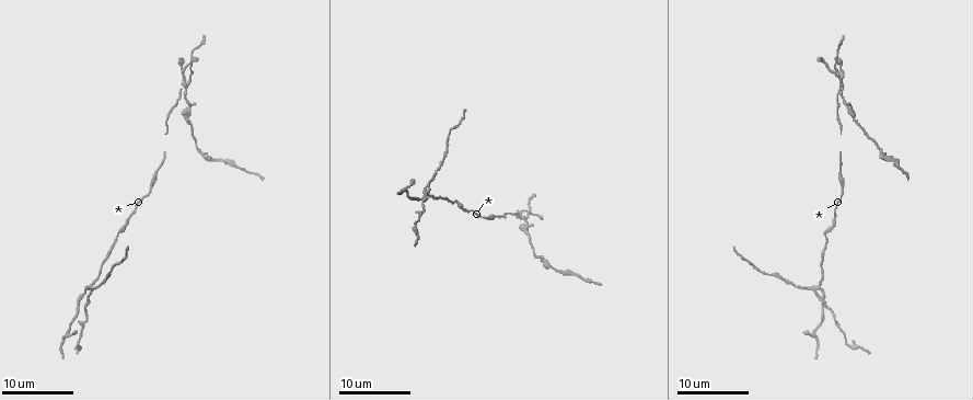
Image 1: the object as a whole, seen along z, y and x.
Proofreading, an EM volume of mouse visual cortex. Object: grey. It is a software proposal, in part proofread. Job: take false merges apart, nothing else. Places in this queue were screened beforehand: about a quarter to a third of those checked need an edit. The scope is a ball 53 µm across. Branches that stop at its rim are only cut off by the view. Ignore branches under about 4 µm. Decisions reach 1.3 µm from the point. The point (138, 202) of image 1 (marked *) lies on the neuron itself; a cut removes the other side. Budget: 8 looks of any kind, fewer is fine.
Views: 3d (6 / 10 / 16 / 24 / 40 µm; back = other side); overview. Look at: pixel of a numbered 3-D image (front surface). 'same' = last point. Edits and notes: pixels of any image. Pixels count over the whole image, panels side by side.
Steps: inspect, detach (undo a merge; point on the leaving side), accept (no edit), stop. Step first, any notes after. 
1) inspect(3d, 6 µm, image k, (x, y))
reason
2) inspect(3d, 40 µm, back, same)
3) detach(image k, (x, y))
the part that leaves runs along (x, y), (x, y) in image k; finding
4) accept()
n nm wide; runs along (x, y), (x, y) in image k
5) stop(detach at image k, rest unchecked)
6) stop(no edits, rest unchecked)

inspect(3d, 24 µm, image 1, (835, 218))
calibre changes

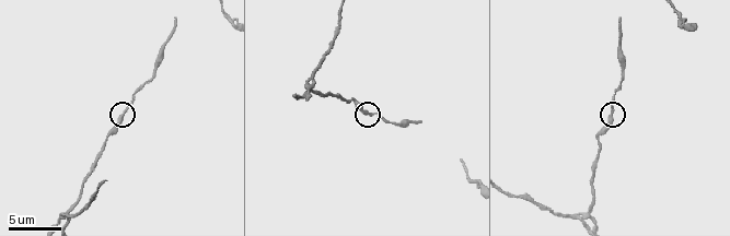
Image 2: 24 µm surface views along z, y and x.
inspect(3d, 6 µm, image 2, (368, 111))

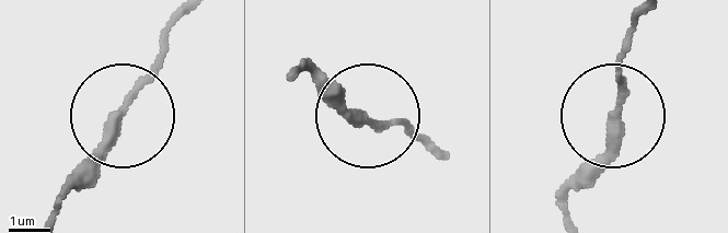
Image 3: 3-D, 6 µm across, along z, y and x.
accept()
runs along (633, 20), (615, 68), (612, 141), (567, 190) in image 3; one neuron here

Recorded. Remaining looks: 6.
inspect(3d, 16 µm, image 2, (588, 215))
looks like a crossing

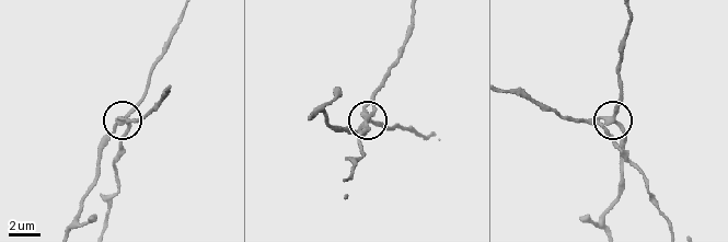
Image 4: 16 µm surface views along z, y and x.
inspect(3d, 6 µm, image 4, (609, 122))

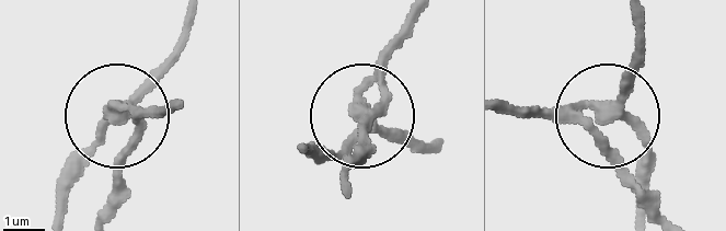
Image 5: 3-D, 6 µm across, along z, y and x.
detach(image 5, (161, 106))
4 arms; the part that leaves runs along (370, 77), (408, 18) in image 5; a second neuron is stuck on

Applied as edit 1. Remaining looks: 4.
inspect(overview)
see it whole again

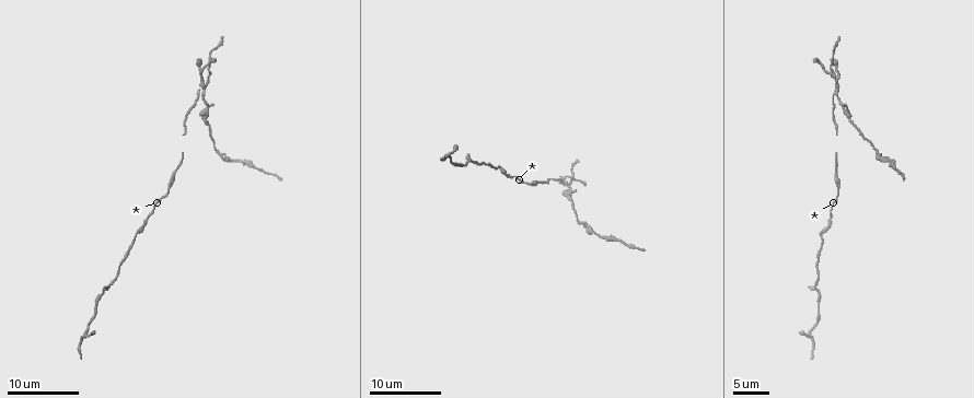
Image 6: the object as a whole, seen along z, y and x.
inspect(3d, 24 µm, image 6, (125, 259))

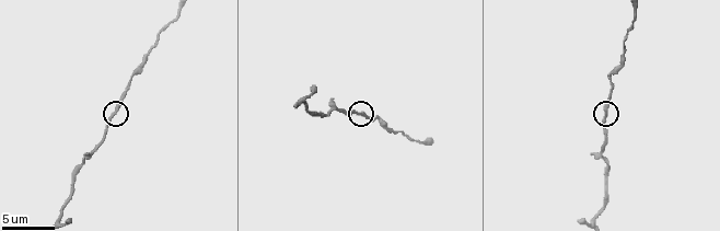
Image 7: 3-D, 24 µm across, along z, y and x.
inspect(3d, 10 µm, image 7, (114, 116))

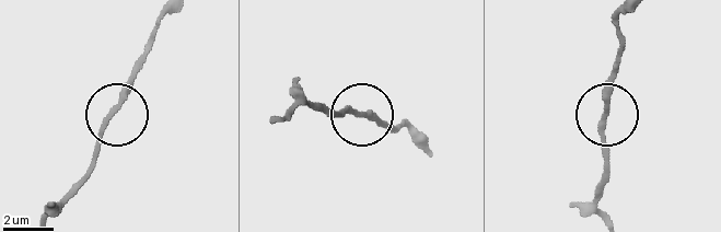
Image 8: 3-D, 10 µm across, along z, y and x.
accept()
runs along (420, 137), (403, 124), (395, 130), (374, 117), (328, 112) in image 8; all the same neuron

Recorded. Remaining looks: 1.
stop(detach at image 5, rest unchecked)

